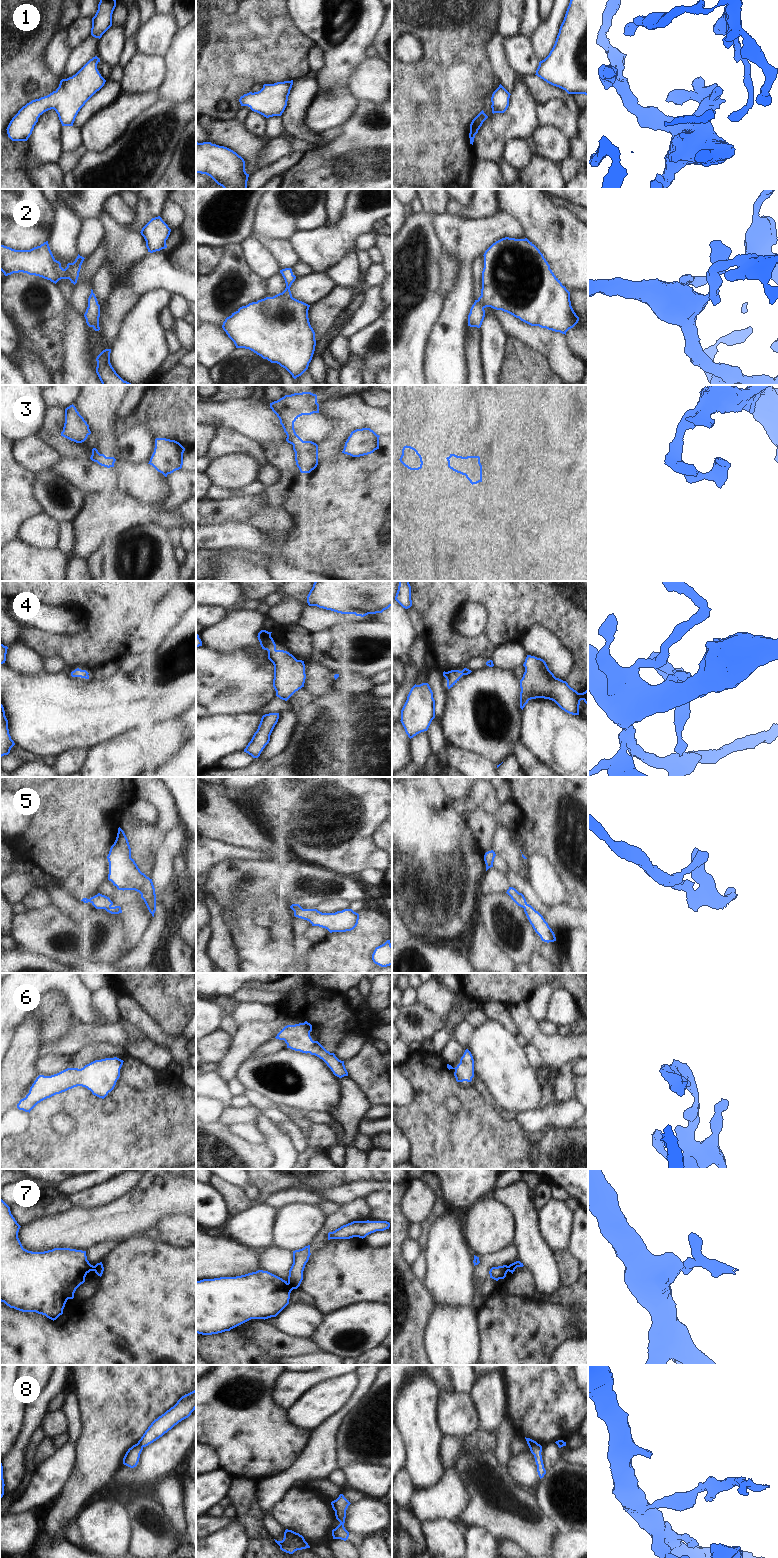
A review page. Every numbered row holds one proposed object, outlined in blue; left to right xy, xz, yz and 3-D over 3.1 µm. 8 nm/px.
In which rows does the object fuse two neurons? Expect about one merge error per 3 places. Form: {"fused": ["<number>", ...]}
{"fused": ["7", "8"]}

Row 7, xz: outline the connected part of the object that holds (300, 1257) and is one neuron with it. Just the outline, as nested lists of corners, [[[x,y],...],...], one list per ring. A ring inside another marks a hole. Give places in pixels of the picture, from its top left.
[[[310,1245],[293,1251],[293,1264],[288,1276],[288,1283],[293,1289],[297,1289],[300,1286],[303,1280],[303,1271],[310,1255]]]

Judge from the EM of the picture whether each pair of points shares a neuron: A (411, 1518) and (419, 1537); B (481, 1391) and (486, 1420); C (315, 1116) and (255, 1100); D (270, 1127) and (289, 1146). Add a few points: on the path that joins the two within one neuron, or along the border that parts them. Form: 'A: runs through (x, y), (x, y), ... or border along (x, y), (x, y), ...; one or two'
A: runs through (411, 1523), (417, 1532); one
B: runs through (486, 1398), (486, 1413); one
C: runs through (300, 1112), (270, 1104); one
D: runs through (274, 1132), (284, 1142); one

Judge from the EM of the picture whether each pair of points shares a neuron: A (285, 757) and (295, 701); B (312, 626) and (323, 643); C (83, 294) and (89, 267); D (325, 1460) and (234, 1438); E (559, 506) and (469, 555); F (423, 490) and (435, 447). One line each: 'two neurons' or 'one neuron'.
A: one neuron
B: two neurons
C: one neuron
D: two neurons
E: two neurons
F: two neurons

